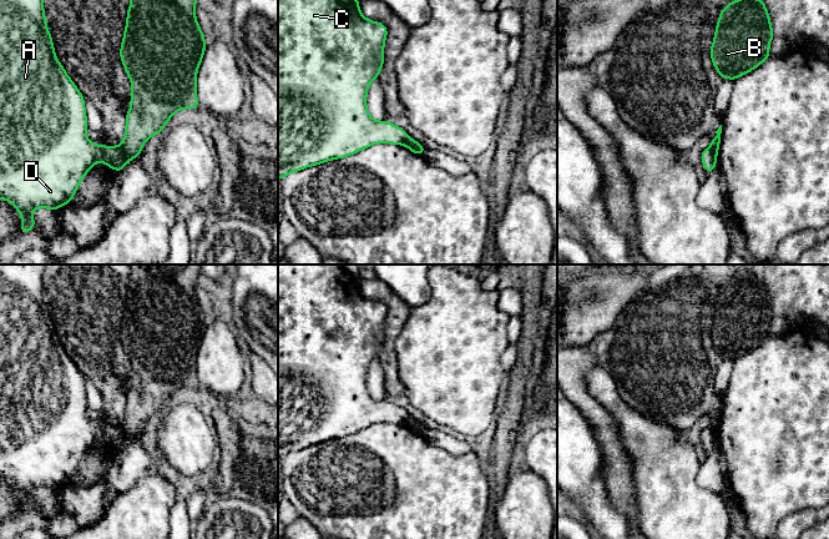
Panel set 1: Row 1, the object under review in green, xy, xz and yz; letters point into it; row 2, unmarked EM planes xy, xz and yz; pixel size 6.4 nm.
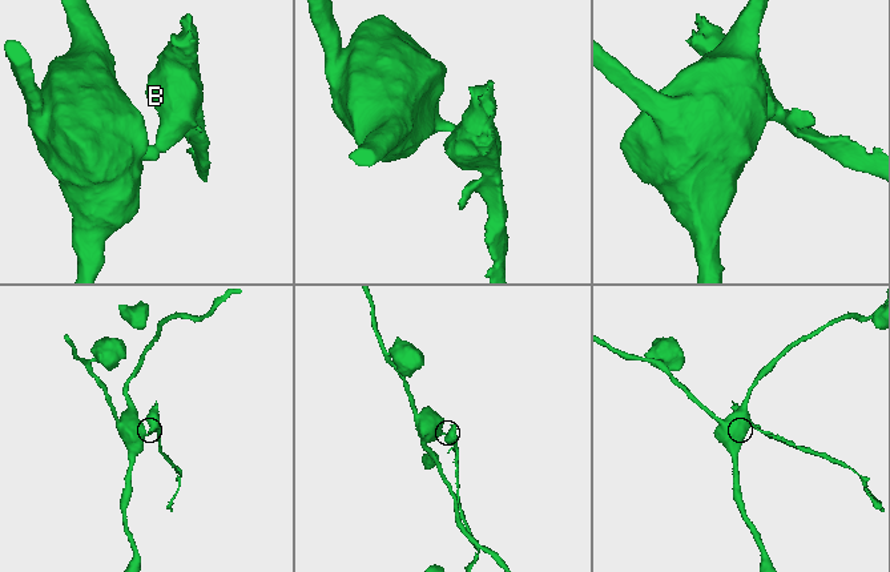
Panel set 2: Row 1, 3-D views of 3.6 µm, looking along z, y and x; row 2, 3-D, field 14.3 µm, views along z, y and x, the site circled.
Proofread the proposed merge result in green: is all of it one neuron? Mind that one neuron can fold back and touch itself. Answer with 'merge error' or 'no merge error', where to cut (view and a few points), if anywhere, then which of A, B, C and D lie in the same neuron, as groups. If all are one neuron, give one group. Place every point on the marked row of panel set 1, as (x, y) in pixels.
merge error; cut xy (119, 146), (129, 160); groups A C D / B

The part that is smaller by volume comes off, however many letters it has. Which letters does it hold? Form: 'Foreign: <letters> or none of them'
Foreign: B

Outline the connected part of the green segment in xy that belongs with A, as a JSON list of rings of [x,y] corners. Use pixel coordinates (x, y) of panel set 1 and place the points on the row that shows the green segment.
[[[0,0],[0,198],[9,201],[21,213],[22,236],[36,226],[31,217],[34,208],[59,210],[61,206],[71,203],[77,187],[91,167],[101,161],[116,172],[121,172],[130,161],[120,146],[95,145],[86,136],[87,119],[85,111],[85,97],[81,95],[74,81],[55,55],[54,42],[46,25],[42,0]]]

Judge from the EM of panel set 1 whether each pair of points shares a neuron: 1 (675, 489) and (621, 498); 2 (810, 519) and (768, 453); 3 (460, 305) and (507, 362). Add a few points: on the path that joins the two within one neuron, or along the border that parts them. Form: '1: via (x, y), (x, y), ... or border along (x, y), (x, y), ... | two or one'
1: border along (632, 467), (635, 502), (640, 524) | two
2: border along (815, 507), (792, 512), (778, 523) | two
3: border along (509, 343), (500, 359), (505, 373) | two

